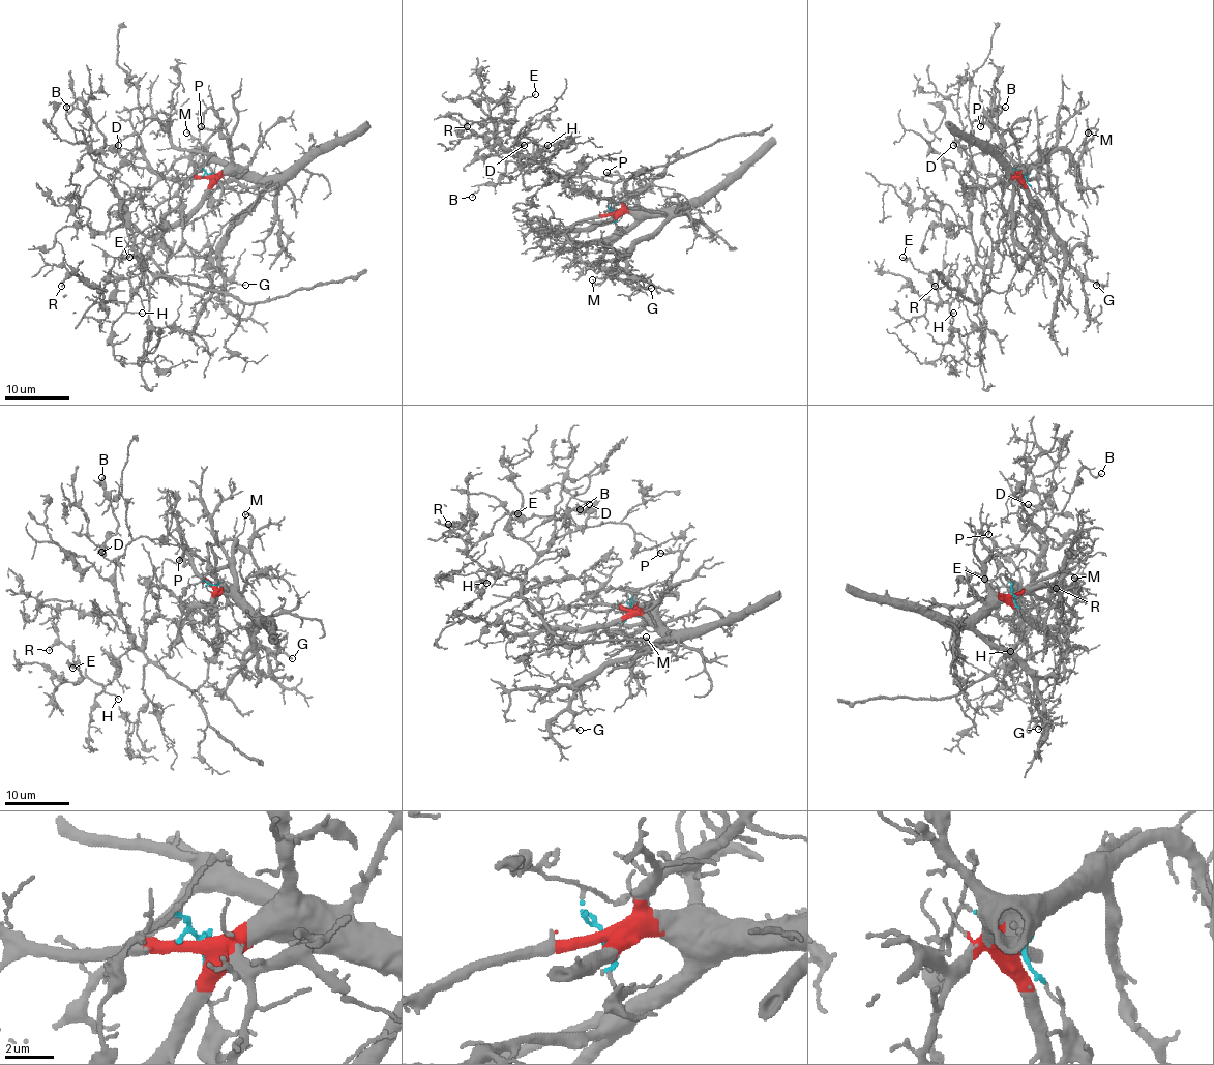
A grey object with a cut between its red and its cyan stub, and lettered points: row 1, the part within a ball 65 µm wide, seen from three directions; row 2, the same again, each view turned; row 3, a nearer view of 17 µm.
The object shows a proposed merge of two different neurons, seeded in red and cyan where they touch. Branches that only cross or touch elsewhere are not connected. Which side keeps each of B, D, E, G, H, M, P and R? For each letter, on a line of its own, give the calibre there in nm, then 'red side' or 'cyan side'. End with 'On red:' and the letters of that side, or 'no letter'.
B: calibre 150 nm; cyan side
D: calibre 130 nm; cyan side
E: calibre 110 nm; cyan side
G: calibre 160 nm; red side
H: calibre 80 nm; cyan side
M: calibre 110 nm; red side
P: calibre 180 nm; red side
R: calibre 150 nm; cyan side
On red: G, M, P

